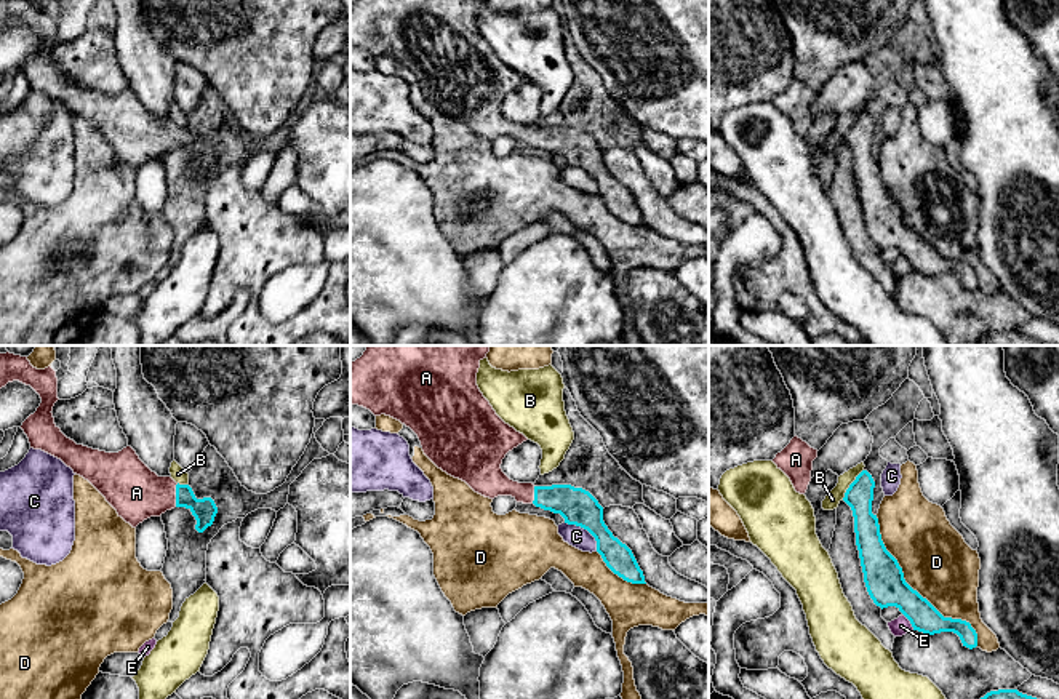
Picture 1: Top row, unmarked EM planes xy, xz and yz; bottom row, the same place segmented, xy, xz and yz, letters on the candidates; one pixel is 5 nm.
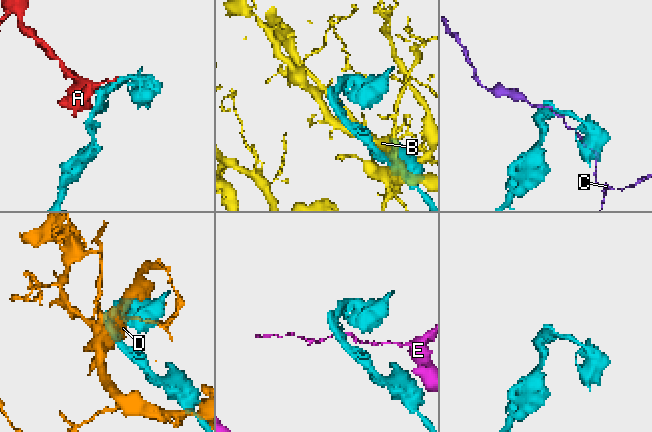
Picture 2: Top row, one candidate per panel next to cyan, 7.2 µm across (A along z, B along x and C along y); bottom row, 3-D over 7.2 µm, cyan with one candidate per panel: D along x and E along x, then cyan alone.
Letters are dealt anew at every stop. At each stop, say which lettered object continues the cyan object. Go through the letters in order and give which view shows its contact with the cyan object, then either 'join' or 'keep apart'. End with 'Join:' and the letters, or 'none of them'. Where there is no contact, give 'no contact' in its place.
A: xy | join
B: yz | keep apart
C: xz | keep apart
D: yz | keep apart
E: yz | keep apart
Join: A

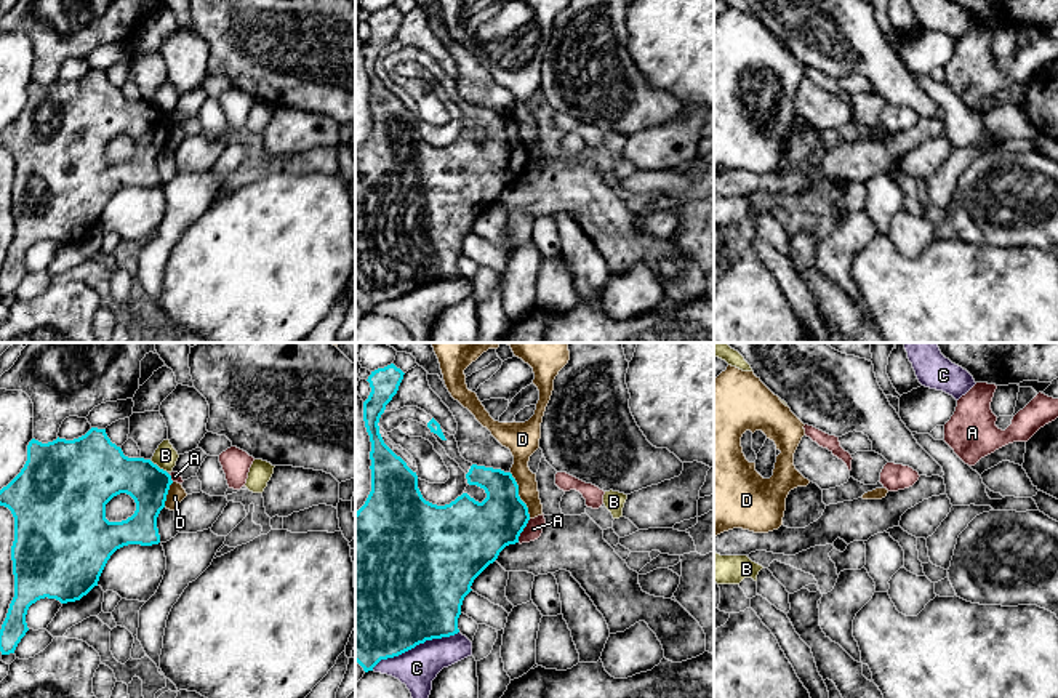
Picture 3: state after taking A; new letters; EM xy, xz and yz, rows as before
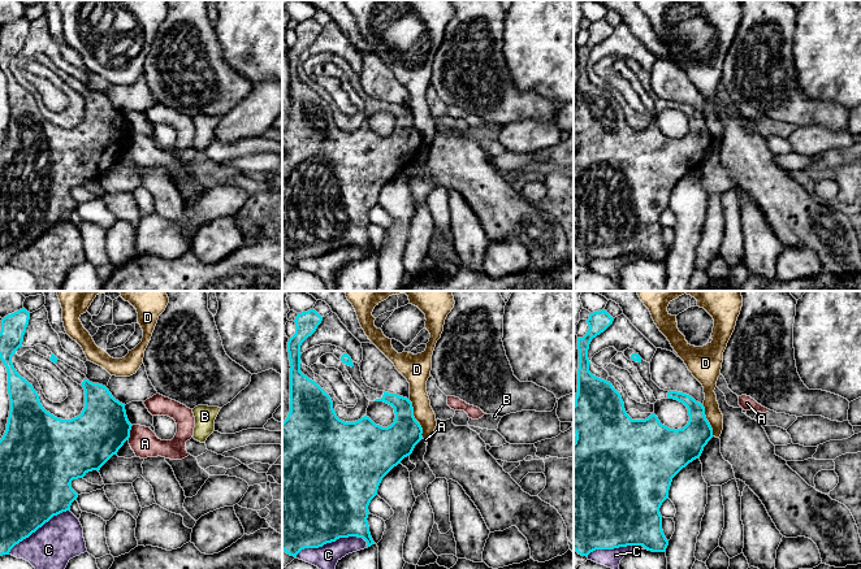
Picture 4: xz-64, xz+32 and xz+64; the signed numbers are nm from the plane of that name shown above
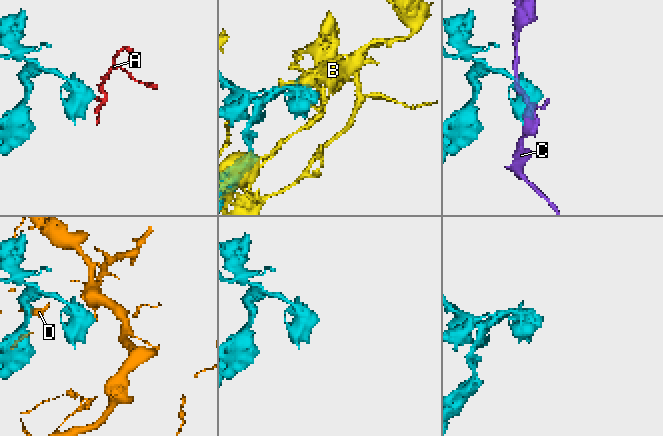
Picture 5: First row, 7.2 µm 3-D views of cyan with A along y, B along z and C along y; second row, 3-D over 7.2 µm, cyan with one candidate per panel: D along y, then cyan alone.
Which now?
A: xz | keep apart
B: xy | keep apart
C: xz | keep apart
D: xz | keep apart
Join: none of them

